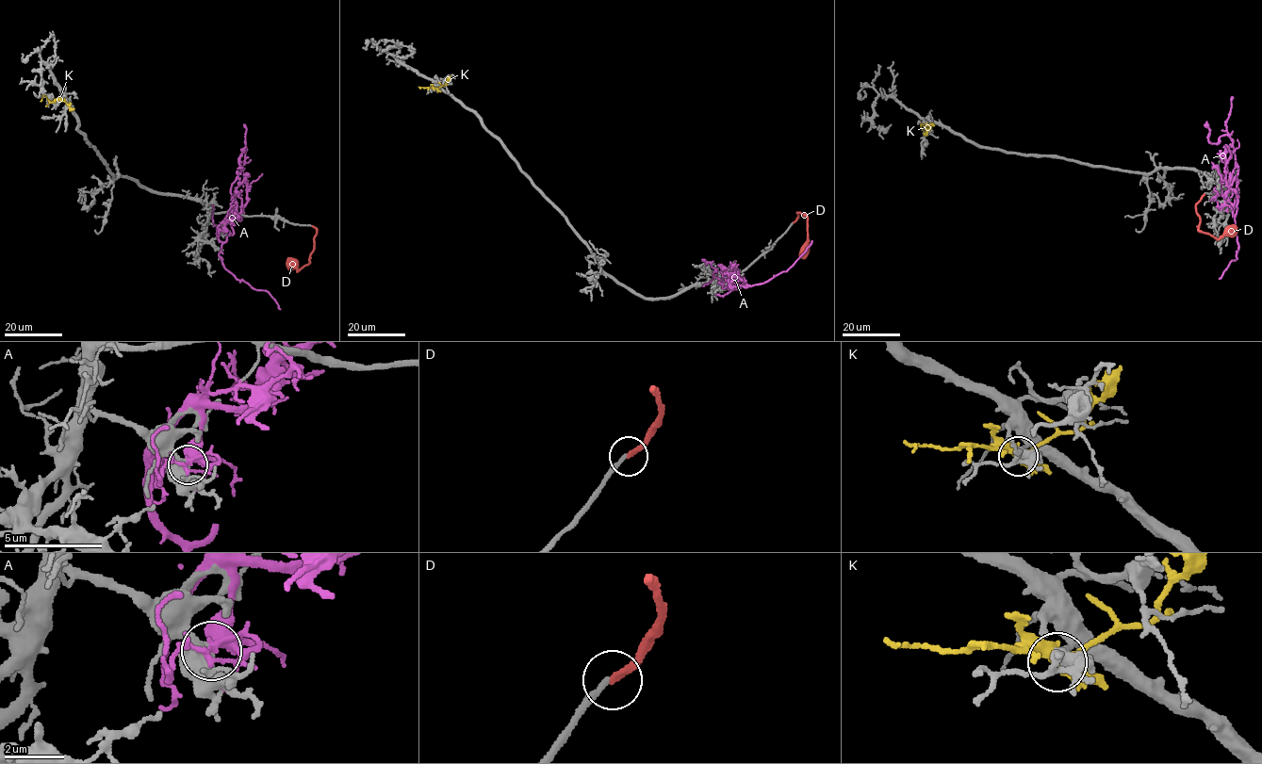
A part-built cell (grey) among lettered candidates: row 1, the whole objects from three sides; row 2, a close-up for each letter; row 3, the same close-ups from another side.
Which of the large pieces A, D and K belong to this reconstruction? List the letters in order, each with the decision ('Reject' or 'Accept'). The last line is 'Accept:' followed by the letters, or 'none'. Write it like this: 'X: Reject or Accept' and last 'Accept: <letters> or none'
A: Reject
D: Accept
K: Reject
Accept: D

